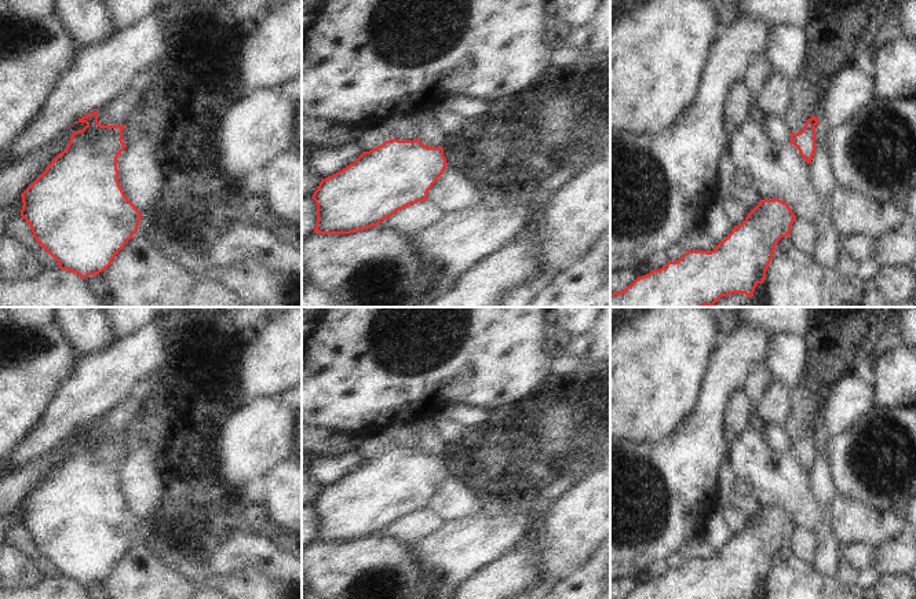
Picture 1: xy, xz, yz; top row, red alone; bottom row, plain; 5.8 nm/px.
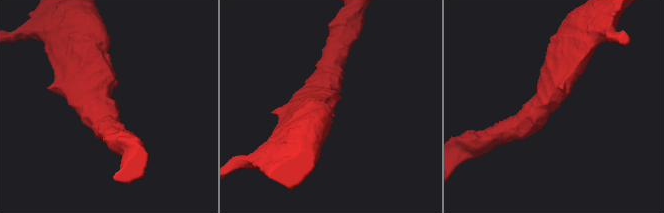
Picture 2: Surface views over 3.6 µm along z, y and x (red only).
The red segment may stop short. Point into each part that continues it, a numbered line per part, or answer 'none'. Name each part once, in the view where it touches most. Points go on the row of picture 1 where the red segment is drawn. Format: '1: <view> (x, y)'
none

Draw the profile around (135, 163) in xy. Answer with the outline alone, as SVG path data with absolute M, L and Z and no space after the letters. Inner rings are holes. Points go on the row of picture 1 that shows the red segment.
M142 136L118 154L117 169L125 197L145 215L149 201L157 198L149 187L149 175L161 172L147 136Z

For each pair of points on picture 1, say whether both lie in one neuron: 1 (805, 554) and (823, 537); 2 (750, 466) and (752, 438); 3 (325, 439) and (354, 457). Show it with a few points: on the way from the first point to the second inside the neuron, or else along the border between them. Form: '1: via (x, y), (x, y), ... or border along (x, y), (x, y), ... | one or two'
1: border along (816, 533), (817, 550), (810, 563) | two
2: via (750, 459), (750, 445) | one
3: border along (356, 450), (334, 456), (316, 455) | two

